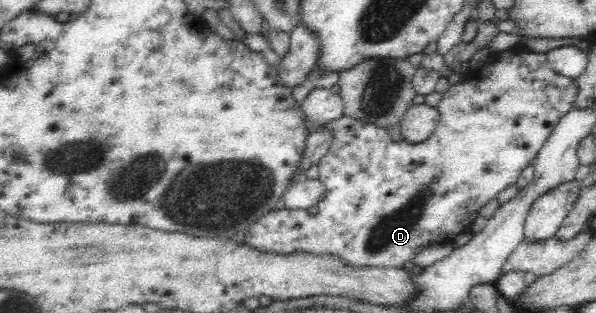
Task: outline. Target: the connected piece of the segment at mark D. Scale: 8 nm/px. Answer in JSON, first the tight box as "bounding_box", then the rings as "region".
{"bounding_box":[244,51,579,268],"region":[[[503,51],[491,55],[491,60],[487,60],[478,68],[469,69],[463,81],[451,85],[442,93],[441,101],[438,103],[439,121],[433,133],[421,143],[409,145],[405,140],[393,142],[385,127],[379,127],[374,123],[365,123],[354,117],[343,115],[336,120],[328,121],[326,127],[332,131],[332,144],[329,151],[318,161],[319,179],[325,188],[325,199],[322,199],[314,212],[303,215],[295,210],[279,207],[260,217],[245,233],[244,243],[261,250],[261,253],[279,254],[288,256],[292,253],[301,252],[303,254],[313,254],[313,256],[335,256],[341,259],[347,266],[353,268],[364,267],[389,267],[403,268],[406,263],[412,261],[424,247],[431,244],[453,243],[457,235],[469,231],[472,223],[480,216],[479,211],[487,205],[491,199],[496,199],[497,194],[503,189],[509,189],[515,185],[521,177],[521,172],[532,163],[551,135],[556,123],[568,111],[575,106],[575,99],[579,91],[578,83],[575,79],[559,75],[547,63],[547,57],[543,53],[534,51]]]}

